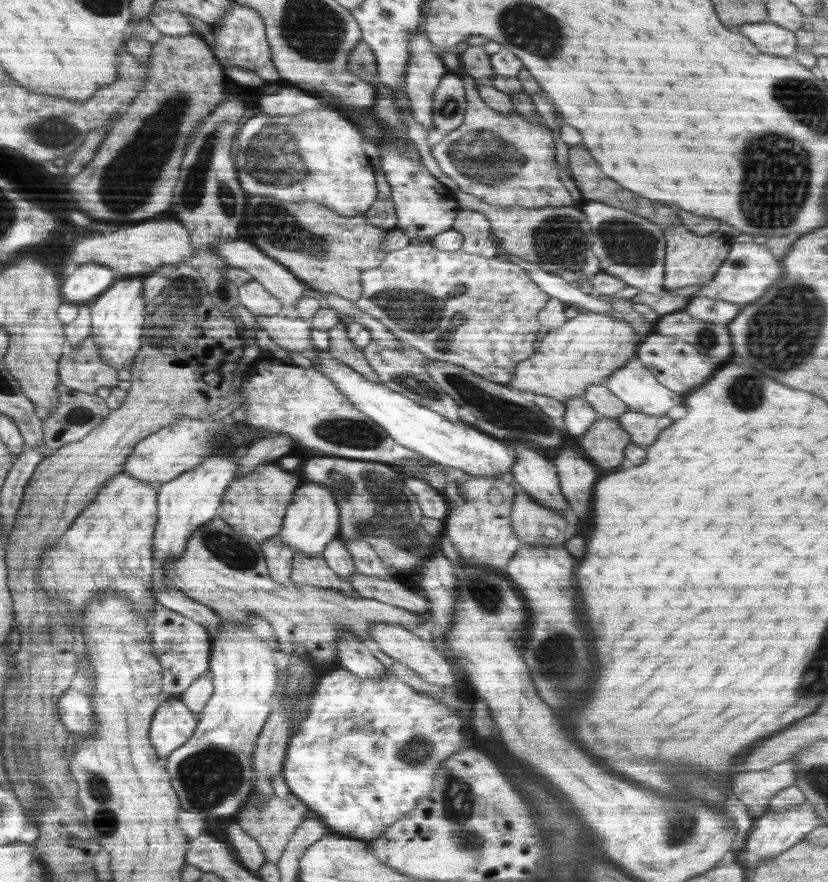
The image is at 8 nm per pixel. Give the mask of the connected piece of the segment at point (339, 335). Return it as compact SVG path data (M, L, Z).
M343 318L342 322L334 329L328 331L331 339L328 352L334 356L336 360L340 360L342 364L346 364L346 366L350 366L352 370L356 370L362 378L366 378L366 380L370 380L370 382L374 382L374 384L380 384L378 374L370 367L362 350L358 350L352 342L349 342L347 323L348 321Z

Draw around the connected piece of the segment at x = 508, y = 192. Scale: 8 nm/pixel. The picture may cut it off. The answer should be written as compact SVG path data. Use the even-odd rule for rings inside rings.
M448 52L440 57L444 66L449 71L456 70L463 80L467 100L462 124L432 147L432 156L437 160L442 172L452 178L462 192L474 194L476 198L488 204L498 204L502 207L511 207L516 204L526 208L570 206L572 195L558 180L559 170L556 170L558 166L554 164L556 146L550 128L546 124L530 124L526 122L526 118L522 118L515 112L502 114L490 108L480 98L476 82L464 70L459 61L459 55ZM508 174L512 174L514 186L502 188L502 176L508 176Z

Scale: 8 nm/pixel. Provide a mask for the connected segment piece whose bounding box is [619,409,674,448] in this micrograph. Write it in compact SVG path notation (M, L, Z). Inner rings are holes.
M629 409L619 416L619 422L622 430L628 432L632 443L646 448L658 438L660 432L674 422L674 419L668 415L648 416Z

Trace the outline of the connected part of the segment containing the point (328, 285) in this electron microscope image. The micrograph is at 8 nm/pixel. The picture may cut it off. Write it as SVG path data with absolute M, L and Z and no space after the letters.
M252 196L248 200L248 212L244 212L244 224L248 224L248 232L252 232L250 242L256 245L256 248L265 252L271 260L278 261L310 289L338 295L350 301L360 299L361 273L370 268L377 268L388 254L382 250L382 241L386 239L388 230L370 224L365 213L340 216L320 204L280 204L280 200L274 198L264 200L264 196Z

